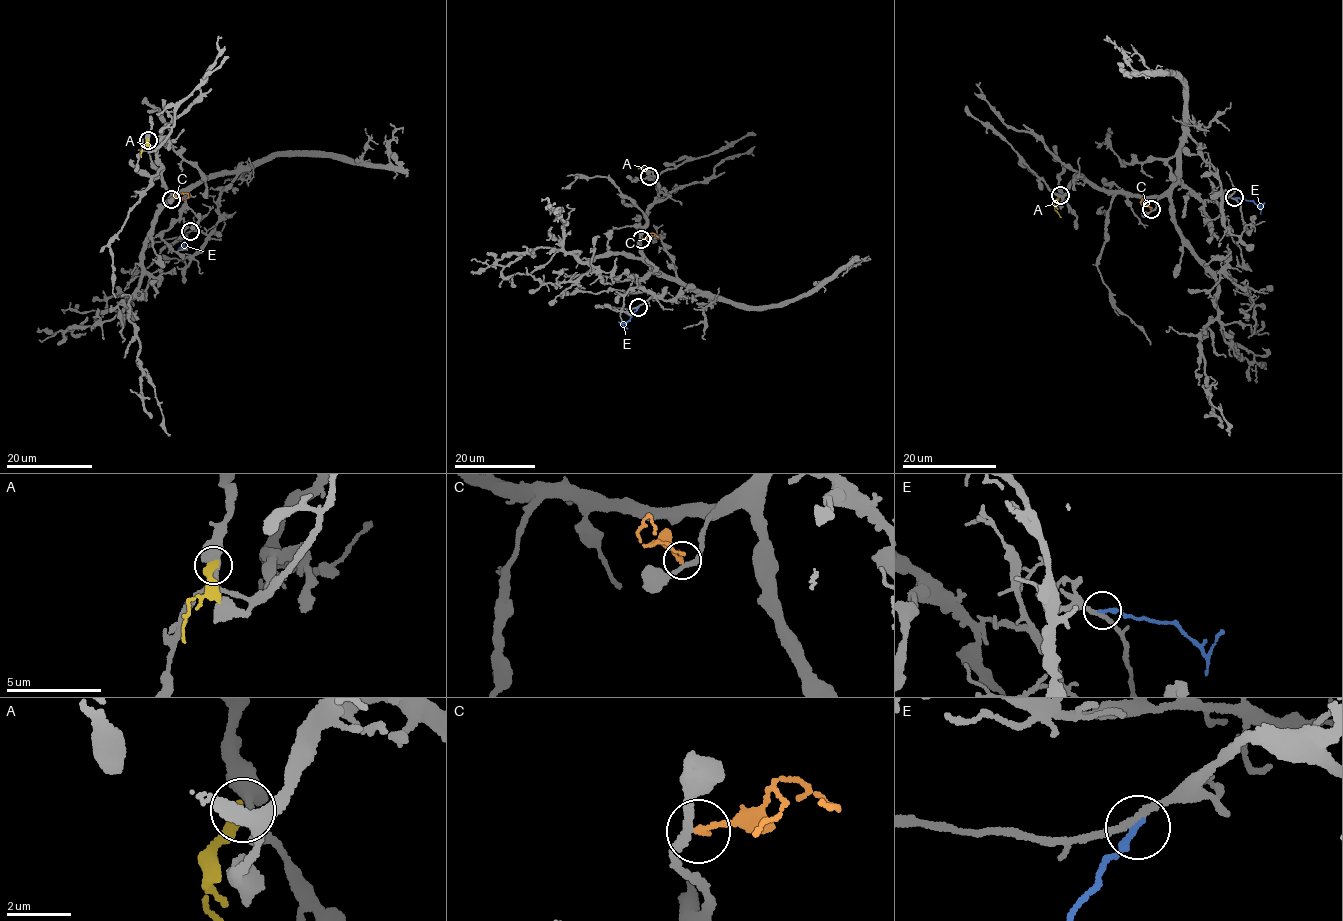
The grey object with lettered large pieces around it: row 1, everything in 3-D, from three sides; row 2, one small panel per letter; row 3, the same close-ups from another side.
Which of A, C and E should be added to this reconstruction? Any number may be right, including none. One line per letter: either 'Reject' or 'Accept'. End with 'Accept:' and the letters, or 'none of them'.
A: Reject
C: Reject
E: Reject
Accept: none of them

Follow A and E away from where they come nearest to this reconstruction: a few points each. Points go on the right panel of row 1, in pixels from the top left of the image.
A: (1060, 195), (1056, 205), (1061, 217)
E: (1234, 197), (1252, 201), (1261, 207), (1263, 203)

